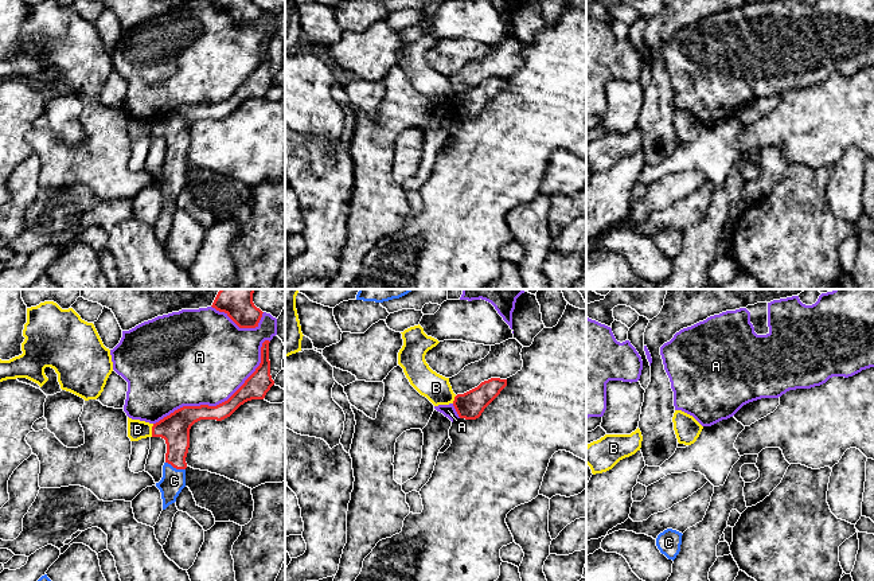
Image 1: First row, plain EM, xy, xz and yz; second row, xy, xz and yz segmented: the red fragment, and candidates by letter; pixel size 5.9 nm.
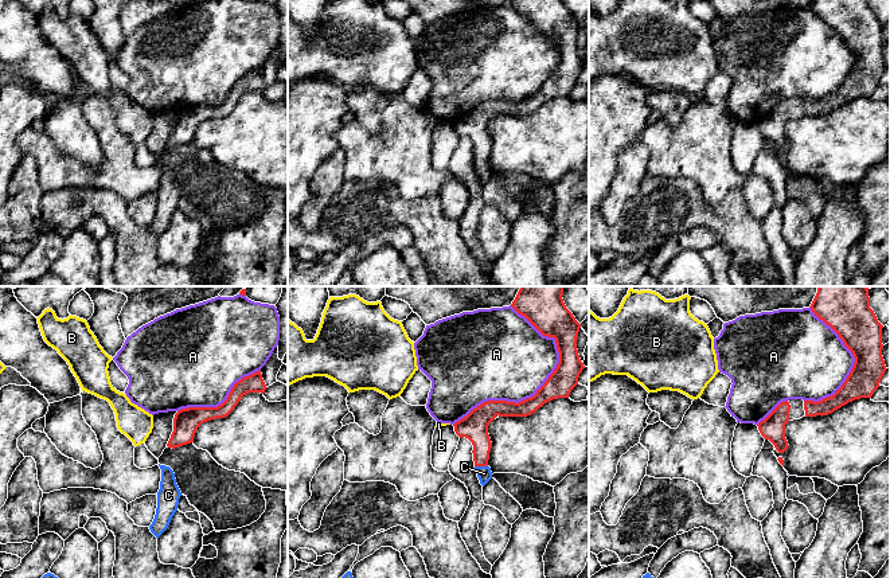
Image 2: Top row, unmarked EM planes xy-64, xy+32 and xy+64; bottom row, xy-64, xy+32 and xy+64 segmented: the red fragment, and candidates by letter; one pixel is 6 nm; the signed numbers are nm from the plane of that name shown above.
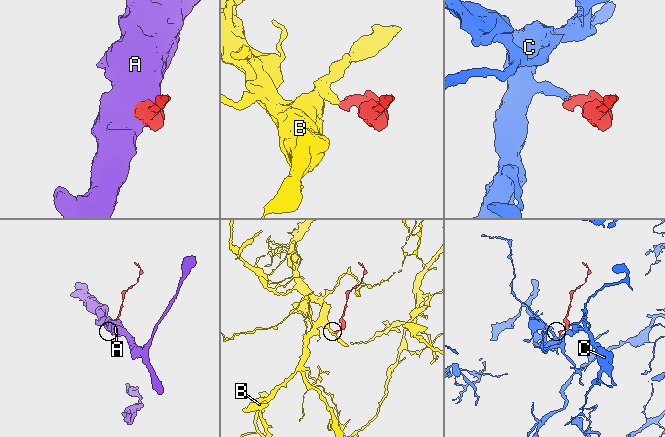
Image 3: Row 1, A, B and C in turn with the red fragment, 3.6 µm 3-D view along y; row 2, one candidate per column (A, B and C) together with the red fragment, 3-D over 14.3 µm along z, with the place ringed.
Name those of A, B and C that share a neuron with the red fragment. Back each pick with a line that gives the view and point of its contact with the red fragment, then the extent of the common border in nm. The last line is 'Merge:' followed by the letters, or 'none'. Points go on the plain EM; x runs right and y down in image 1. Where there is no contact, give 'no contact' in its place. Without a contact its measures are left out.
C: xy (175, 166) | 130 nm
Merge: C

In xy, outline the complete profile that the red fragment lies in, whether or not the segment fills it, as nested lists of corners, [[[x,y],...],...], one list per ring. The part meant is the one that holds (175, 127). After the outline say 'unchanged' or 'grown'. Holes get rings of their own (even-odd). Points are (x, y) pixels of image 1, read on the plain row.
[[[269,39],[261,46],[261,62],[245,82],[225,101],[216,105],[183,105],[152,125],[152,136],[161,136],[167,143],[163,176],[156,186],[161,191],[163,208],[176,200],[186,186],[186,156],[190,147],[190,128],[200,118],[222,120],[241,104],[251,98],[264,98],[274,83],[270,74]]]; grown

